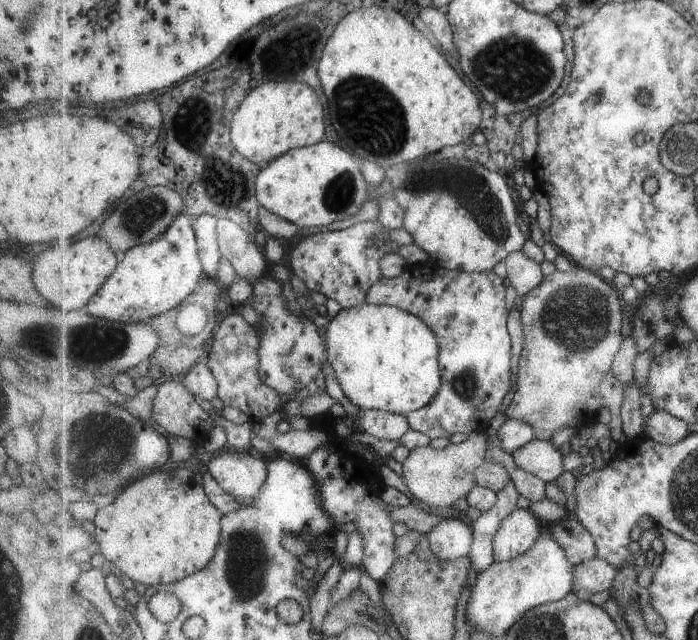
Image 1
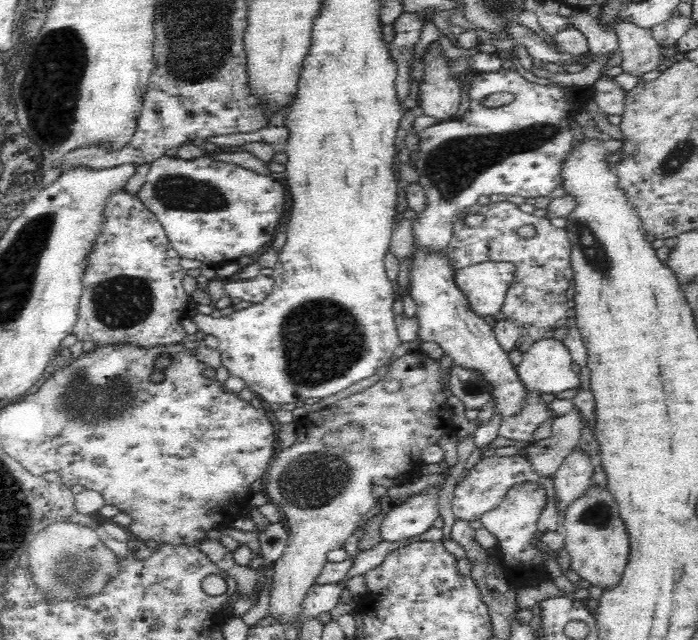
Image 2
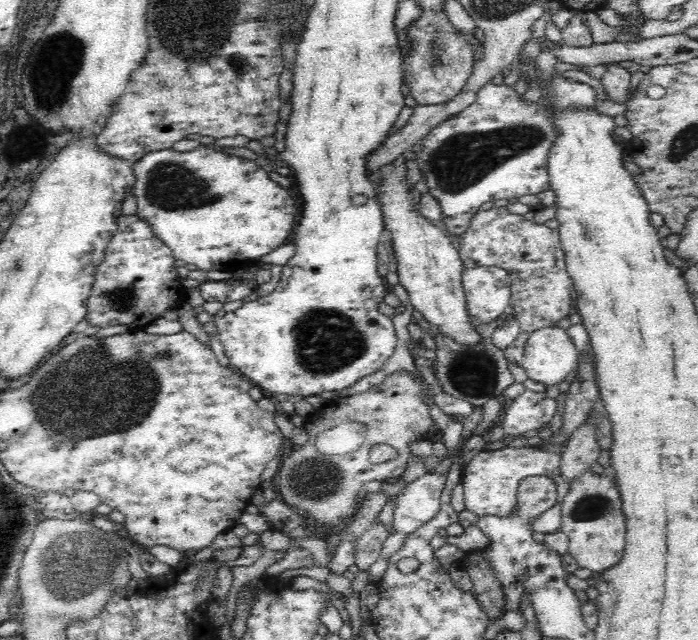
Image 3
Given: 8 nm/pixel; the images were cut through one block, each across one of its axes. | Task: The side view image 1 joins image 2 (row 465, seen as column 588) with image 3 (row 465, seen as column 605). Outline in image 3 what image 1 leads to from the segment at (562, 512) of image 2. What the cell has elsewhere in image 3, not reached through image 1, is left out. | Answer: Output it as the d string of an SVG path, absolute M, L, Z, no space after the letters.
M591 424L580 426L569 438L568 445L560 455L560 475L570 485L582 474L586 474L592 464L596 463L602 449L596 441L595 430Z

